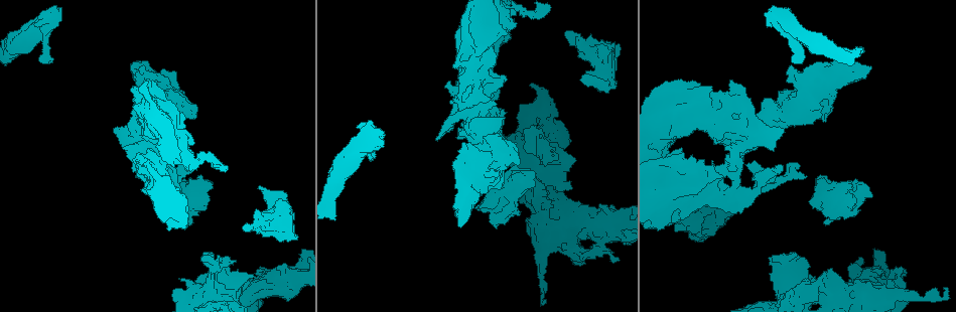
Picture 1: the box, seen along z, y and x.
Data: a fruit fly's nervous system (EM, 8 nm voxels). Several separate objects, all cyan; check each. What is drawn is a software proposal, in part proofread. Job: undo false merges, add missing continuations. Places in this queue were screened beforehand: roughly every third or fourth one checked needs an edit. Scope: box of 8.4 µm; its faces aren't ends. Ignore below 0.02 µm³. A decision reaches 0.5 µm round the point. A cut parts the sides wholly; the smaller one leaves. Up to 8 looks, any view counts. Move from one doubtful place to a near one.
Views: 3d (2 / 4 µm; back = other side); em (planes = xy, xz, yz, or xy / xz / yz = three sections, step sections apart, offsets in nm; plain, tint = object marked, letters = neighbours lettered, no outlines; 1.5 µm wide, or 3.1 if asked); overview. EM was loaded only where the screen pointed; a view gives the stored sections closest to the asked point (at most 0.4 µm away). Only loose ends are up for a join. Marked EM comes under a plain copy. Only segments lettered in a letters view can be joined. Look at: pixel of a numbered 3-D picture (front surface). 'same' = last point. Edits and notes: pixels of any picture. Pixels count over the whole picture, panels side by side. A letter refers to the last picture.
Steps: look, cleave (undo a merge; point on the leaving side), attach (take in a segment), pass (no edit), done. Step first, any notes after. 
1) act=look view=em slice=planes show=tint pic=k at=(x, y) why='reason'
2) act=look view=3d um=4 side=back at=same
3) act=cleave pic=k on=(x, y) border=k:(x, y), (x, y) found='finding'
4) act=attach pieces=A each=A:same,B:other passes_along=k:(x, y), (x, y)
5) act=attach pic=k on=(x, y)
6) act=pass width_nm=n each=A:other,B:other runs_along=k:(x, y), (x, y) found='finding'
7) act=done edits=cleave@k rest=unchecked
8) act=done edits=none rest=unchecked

act=look view=3d um=4 side=back pic=1 at=(871, 66) why='thick end'

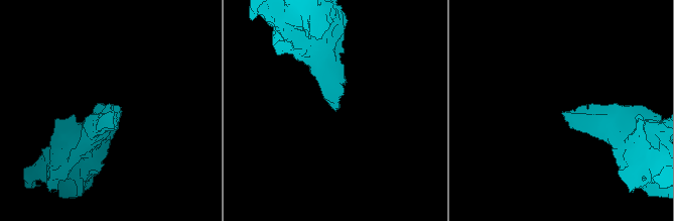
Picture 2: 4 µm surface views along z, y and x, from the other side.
act=look view=em slice=xy step=4 show=letters pic=2 at=(563, 113) why='shape alone is not enough'

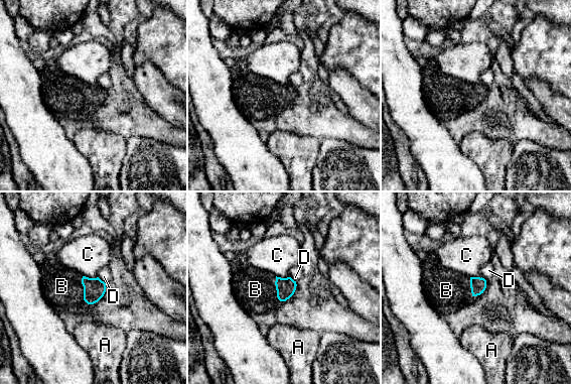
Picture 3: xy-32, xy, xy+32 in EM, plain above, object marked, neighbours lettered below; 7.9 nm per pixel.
act=attach pieces=B each=A:other,B:same,C:other,D:other found='the neuron continues'

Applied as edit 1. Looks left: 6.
act=look view=em slice=yz step=4 show=letters pic=1 at=(779, 164) why='free end'

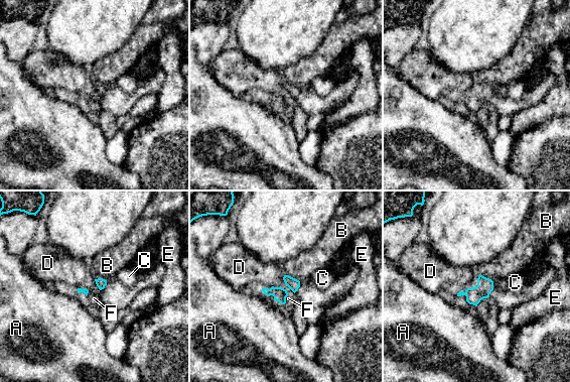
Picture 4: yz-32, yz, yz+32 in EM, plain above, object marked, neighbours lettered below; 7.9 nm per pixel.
act=pass each=A:other,B:other,C:other,D:other,E:other,F:other border=4:(479, 273), (492, 281) found='no lettered segment goes on from it'

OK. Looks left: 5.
act=look view=em slice=planes show=letters pic=1 at=(477, 206) why='thick end'

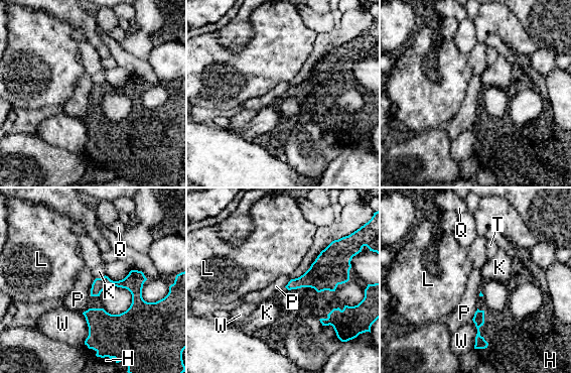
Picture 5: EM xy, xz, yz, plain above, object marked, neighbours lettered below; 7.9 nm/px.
act=pass each=H:other,K:other,L:other,P:other,Q:other,T:other,W:other border=5:(95, 279), (90, 295) found='none of them fits'

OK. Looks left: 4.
act=done edits=attach@3 rest=unchecked

